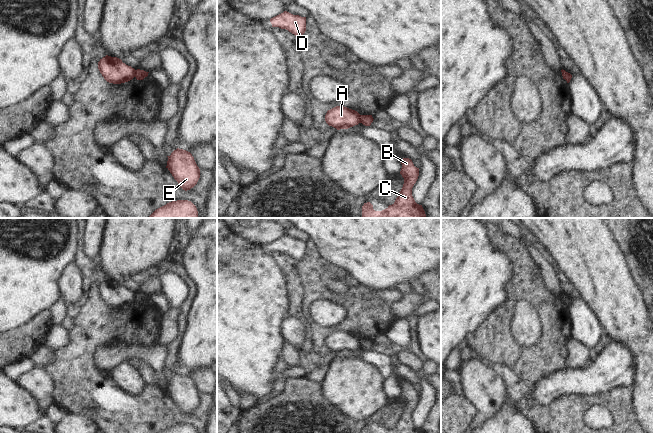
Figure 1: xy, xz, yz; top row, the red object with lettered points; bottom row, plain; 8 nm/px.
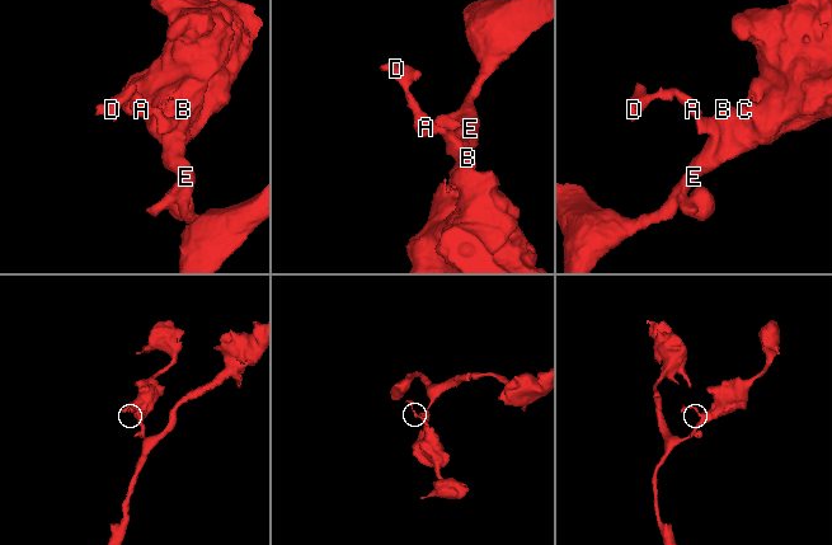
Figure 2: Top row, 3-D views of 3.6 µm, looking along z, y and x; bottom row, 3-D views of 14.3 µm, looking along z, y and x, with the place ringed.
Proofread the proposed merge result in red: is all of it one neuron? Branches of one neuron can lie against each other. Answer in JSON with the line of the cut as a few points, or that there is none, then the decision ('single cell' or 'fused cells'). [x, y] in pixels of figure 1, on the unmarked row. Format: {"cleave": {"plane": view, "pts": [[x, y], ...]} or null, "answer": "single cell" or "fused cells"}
{"cleave": {"plane": "xz", "pts": [[359, 339], [360, 346]]}, "answer": "fused cells"}

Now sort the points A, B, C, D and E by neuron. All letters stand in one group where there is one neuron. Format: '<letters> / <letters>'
A D / B C E

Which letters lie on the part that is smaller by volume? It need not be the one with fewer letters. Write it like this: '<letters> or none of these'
A, D

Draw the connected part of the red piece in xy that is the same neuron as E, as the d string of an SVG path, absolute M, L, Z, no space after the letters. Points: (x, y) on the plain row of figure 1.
M177 372L167 381L166 392L178 406L179 411L185 415L193 412L200 402L200 393L192 378L186 374Z

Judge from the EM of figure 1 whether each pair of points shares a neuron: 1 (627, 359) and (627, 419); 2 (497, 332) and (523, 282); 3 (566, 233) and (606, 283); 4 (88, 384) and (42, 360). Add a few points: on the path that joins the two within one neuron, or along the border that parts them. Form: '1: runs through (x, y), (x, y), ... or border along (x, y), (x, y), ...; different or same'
1: border along (632, 385), (618, 386), (604, 392); different
2: runs through (500, 320), (507, 311), (508, 303), (514, 294); same
3: runs through (578, 245), (591, 258), (599, 271); same
4: border along (53, 350), (54, 362), (45, 369); different

